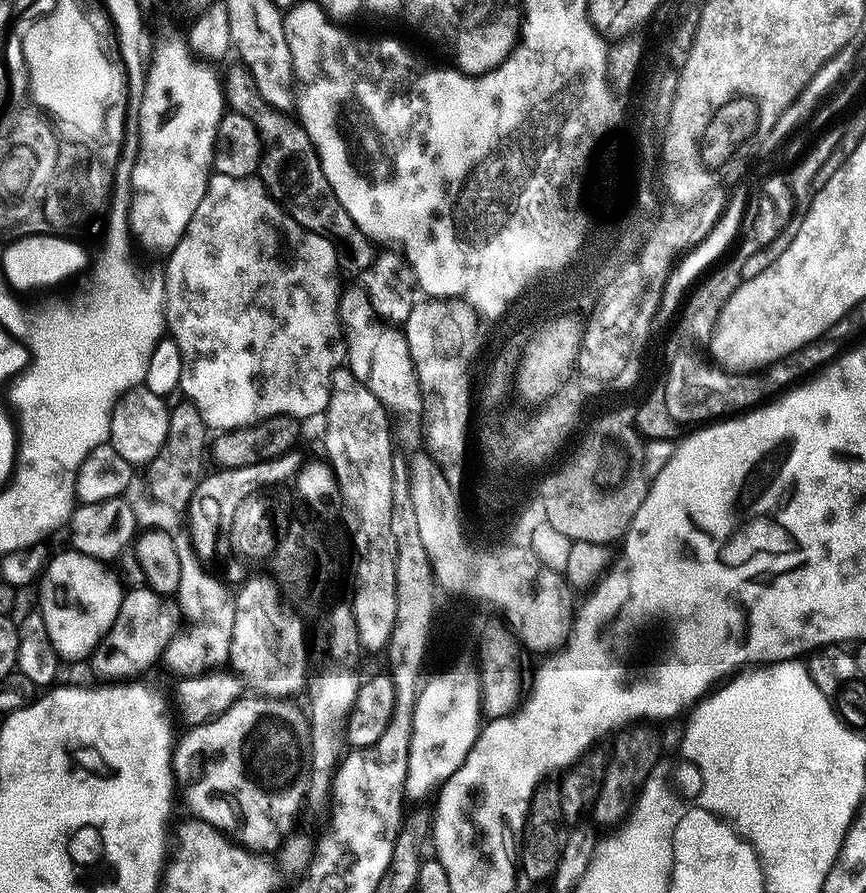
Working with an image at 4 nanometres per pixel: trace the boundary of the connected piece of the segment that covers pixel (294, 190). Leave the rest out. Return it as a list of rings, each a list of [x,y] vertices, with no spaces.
[[[307,138],[300,140],[268,140],[263,141],[264,149],[260,155],[260,171],[258,178],[264,183],[266,191],[280,202],[306,230],[314,234],[322,234],[330,246],[334,246],[336,266],[341,273],[357,272],[363,274],[375,263],[378,257],[377,245],[354,226],[354,218],[346,214],[342,202],[330,190],[330,182],[326,182],[326,174],[322,174],[322,162]]]

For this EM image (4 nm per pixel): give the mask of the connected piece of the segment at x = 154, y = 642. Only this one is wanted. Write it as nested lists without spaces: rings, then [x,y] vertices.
[[[147,586],[125,591],[122,606],[118,606],[118,618],[114,618],[114,626],[106,630],[90,657],[90,665],[100,675],[97,677],[101,681],[122,682],[137,677],[134,675],[163,657],[166,646],[175,638],[182,624],[179,607],[164,600],[167,599],[161,593]]]

